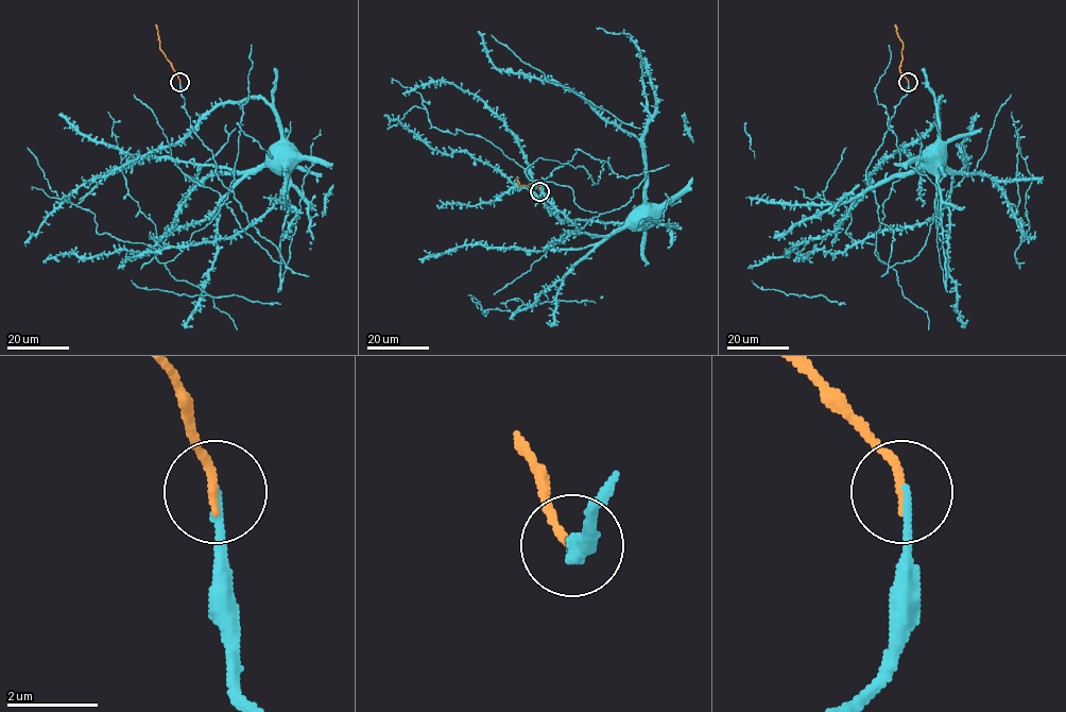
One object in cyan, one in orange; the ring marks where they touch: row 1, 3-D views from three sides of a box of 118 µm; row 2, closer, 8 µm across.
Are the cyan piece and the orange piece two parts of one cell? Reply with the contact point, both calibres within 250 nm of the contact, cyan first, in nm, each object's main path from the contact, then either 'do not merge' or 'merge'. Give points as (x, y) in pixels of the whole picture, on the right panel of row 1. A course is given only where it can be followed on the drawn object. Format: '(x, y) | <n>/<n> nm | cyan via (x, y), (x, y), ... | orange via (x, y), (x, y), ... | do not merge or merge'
(908, 82) | 170/200 nm | cyan via (908, 81), (865, 171), (893, 231), (889, 267), (918, 254), (947, 204), (951, 174), (926, 158) | orange via (908, 81), (899, 70), (903, 43), (894, 24) | merge

